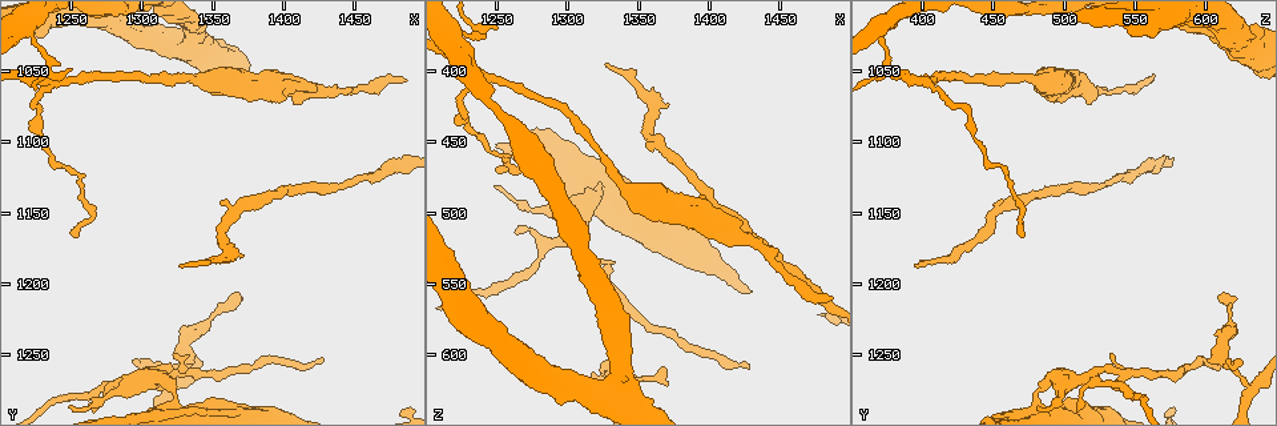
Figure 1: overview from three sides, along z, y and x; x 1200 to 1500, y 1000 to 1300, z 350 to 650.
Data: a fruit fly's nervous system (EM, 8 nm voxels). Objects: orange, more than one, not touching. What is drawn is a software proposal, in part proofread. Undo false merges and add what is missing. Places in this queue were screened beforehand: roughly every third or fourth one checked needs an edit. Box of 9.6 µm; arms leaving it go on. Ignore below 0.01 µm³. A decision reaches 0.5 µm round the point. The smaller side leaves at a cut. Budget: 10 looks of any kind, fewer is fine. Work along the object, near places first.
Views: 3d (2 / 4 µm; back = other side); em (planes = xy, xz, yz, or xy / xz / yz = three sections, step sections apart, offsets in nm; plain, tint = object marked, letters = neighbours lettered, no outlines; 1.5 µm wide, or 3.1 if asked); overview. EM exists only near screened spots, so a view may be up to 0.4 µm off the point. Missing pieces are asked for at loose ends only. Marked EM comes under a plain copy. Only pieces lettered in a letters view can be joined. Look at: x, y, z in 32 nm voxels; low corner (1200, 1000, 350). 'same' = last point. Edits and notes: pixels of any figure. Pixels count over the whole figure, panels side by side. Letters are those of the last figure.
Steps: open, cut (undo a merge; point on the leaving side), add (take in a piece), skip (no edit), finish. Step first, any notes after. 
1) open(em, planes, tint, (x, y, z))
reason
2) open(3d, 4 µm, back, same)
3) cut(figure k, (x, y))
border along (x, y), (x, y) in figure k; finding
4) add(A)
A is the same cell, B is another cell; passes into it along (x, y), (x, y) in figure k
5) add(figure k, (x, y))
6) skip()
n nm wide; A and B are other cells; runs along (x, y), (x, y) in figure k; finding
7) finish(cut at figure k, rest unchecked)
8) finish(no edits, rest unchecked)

open(em, planes, letters, (1328, 1186, 396))

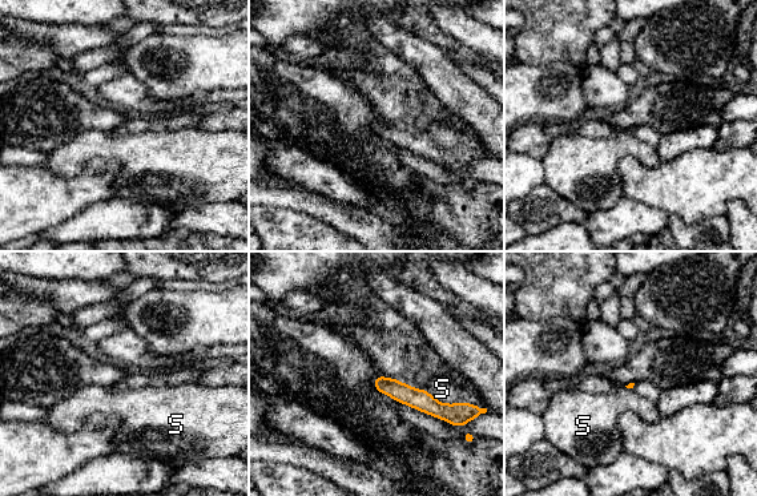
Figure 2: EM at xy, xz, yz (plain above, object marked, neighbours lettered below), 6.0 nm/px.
skip()
S is another cell; border along (423, 388), (441, 403), (466, 403) in figure 2; none of them fits

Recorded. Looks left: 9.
open(3d, 4 µm, (1256, 1166, 470))
long arm stops here

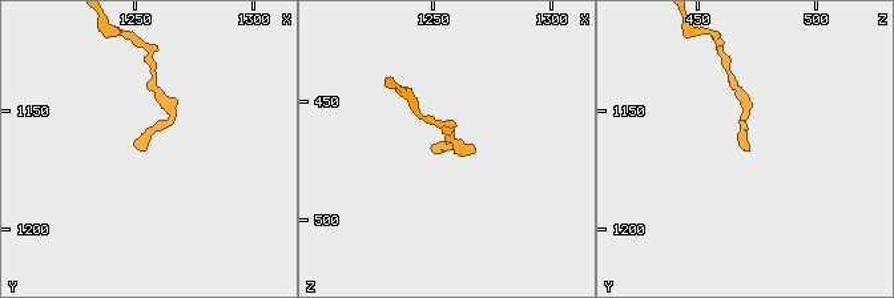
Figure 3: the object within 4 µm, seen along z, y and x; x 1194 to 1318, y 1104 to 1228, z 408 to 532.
open(em, planes, letters, (1254, 1166, 472))
now the EM

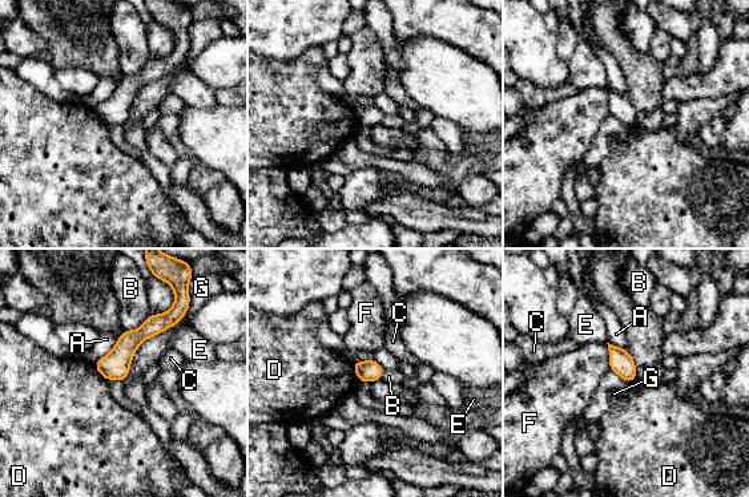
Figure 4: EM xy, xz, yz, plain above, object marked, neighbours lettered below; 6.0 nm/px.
skip()
A, B, C, D, E, F and G are other cells; none of them fits

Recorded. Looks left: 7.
open(em, planes, letters, (1250, 1286, 482))
an open end

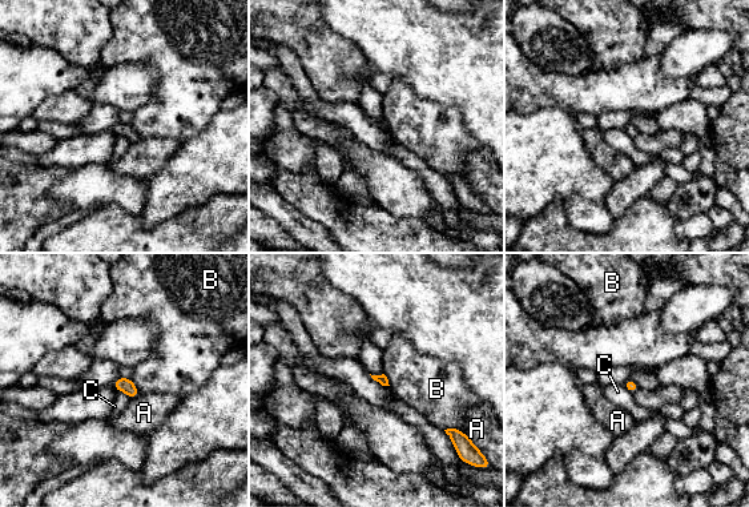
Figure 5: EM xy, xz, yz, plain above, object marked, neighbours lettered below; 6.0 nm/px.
skip()
A, B and C are other cells; border along (116, 387), (131, 398) in figure 5; none of them fits

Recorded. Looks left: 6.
open(em, planes, letters, (1486, 1058, 560))
end of a long branch

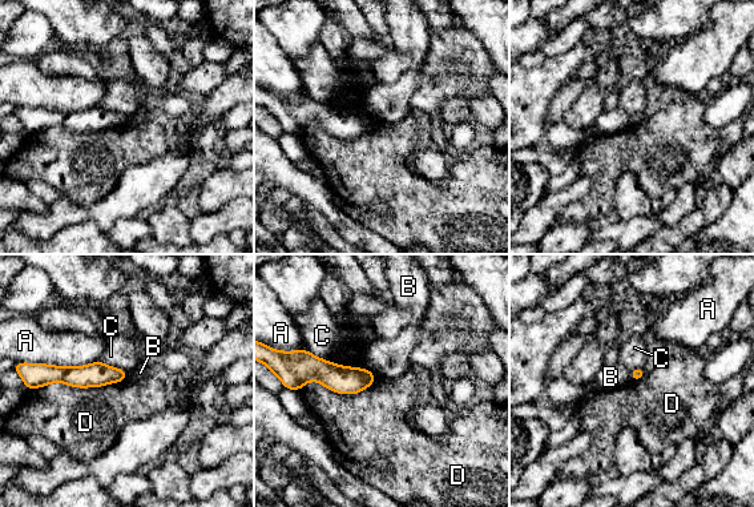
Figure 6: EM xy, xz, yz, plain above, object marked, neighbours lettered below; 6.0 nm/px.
skip()
A, B, C and D are other cells; border along (126, 378), (35, 389) in figure 6; no lettered piece goes on from it

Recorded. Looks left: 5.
finish(no edits, rest unchecked)

